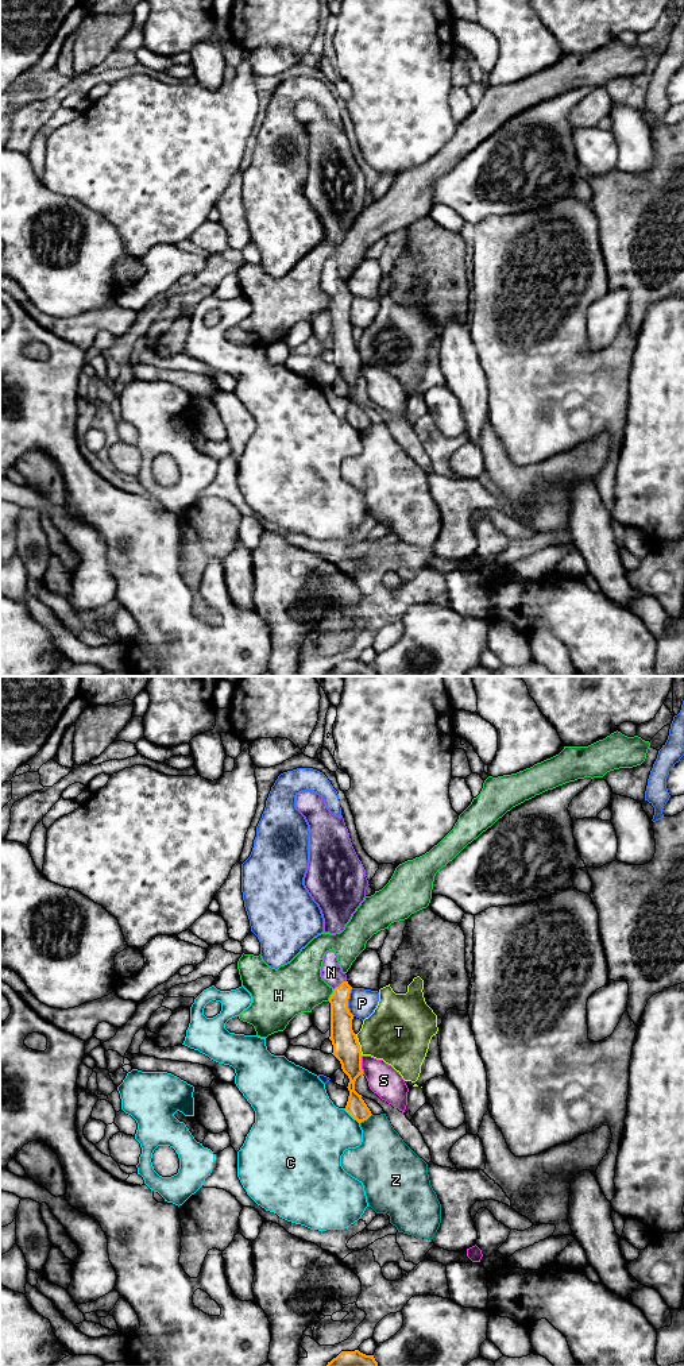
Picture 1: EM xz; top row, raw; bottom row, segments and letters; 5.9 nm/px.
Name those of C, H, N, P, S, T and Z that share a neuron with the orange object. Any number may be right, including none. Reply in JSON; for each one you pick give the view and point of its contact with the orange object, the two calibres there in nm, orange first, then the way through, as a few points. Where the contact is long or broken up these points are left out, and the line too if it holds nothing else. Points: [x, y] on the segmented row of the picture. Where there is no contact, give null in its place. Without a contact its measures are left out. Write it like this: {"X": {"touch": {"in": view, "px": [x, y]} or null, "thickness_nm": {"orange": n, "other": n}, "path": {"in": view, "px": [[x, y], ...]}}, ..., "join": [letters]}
{"N": {"touch": {"in": "xz", "px": [340, 984]}, "thickness_nm": {"orange": 130, "other": 130}, "path": {"in": "xz", "px": [[340, 1017], [340, 984], [331, 972]]}}, "join": ["N"]}

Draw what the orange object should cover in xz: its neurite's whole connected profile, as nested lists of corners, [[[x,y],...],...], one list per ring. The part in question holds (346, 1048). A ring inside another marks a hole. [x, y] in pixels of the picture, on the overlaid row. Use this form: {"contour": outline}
{"contour": [[[335,950],[324,956],[321,966],[322,980],[333,988],[331,1003],[331,1037],[333,1056],[340,1061],[343,1072],[348,1076],[348,1101],[345,1111],[359,1123],[367,1120],[372,1114],[362,1095],[355,1091],[356,1078],[363,1074],[362,1051],[356,1034],[352,1030],[353,1015],[348,1008],[348,999],[352,987],[347,981],[347,975],[341,972]]]}

